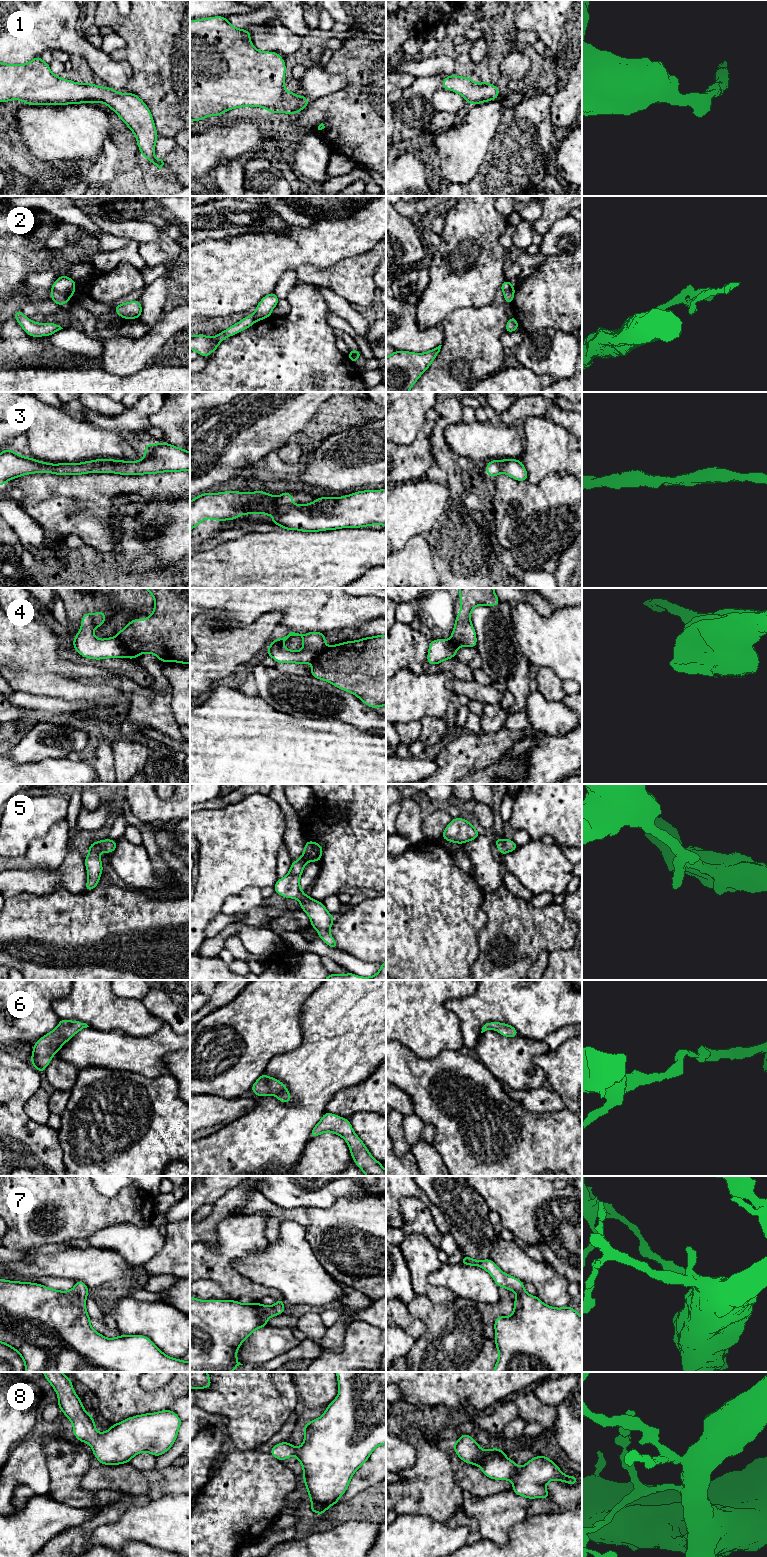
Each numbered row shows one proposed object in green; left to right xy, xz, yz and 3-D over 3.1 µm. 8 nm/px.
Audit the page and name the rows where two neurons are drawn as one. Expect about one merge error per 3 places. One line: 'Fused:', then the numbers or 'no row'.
Fused: 2, 4

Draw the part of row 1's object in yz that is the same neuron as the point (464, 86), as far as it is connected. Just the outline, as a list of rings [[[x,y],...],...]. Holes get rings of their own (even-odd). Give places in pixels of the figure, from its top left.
[[[450,75],[444,78],[441,87],[462,95],[469,105],[481,104],[499,97],[499,89],[496,85],[487,81],[475,83],[470,76]]]

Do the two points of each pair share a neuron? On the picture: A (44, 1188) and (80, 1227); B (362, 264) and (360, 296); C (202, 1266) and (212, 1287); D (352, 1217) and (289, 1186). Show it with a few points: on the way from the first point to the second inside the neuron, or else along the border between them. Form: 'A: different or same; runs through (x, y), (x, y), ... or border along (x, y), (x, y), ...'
A: same; runs through (54, 1198), (73, 1217)
B: same; runs through (360, 272), (360, 288)
C: different; border along (200, 1278), (215, 1281), (227, 1295)
D: different; border along (351, 1198), (338, 1198), (327, 1207), (305, 1206)

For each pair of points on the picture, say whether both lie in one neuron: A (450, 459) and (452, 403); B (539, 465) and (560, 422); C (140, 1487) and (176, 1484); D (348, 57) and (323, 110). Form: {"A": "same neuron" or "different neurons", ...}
{"A": "same neuron", "B": "same neuron", "C": "same neuron", "D": "same neuron"}

